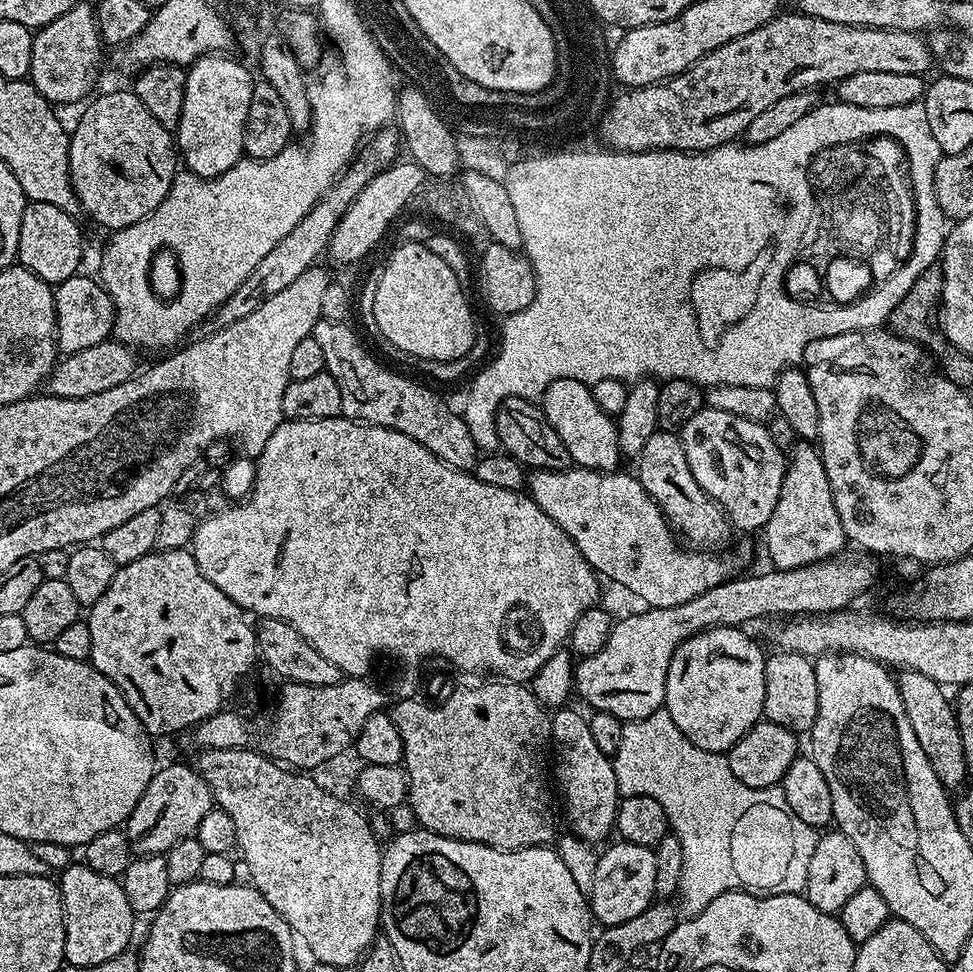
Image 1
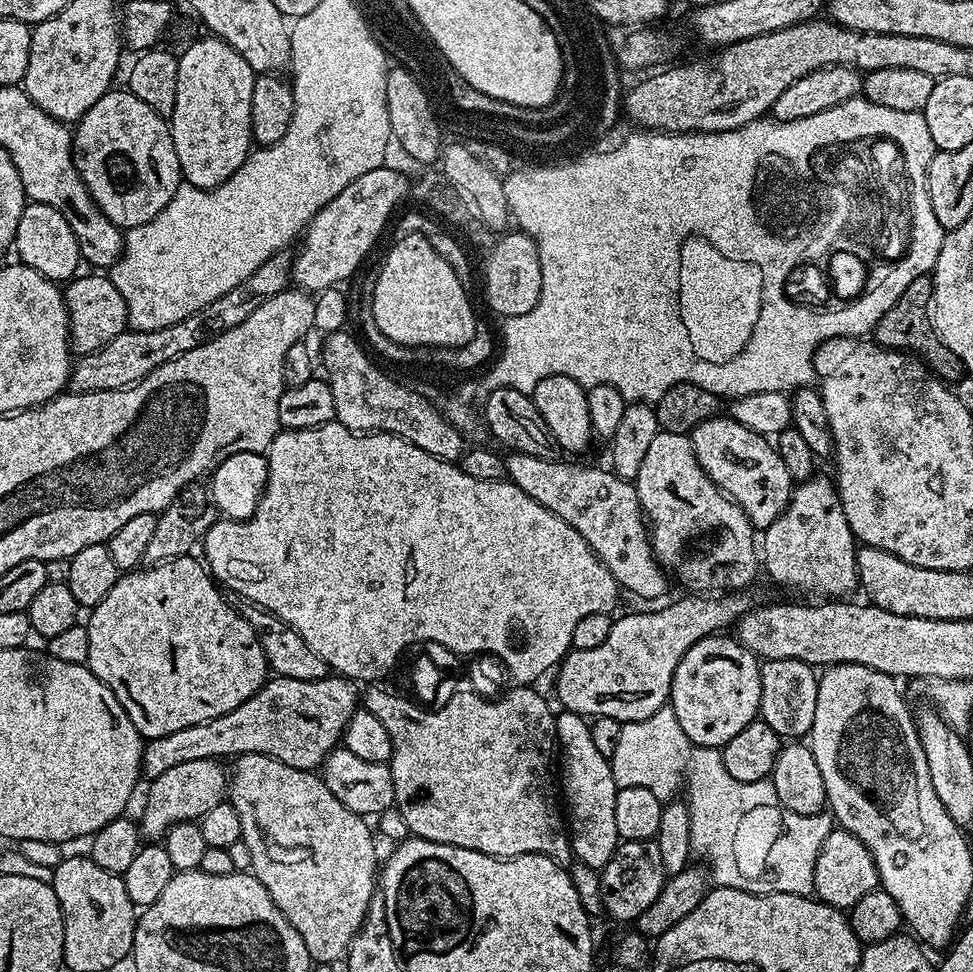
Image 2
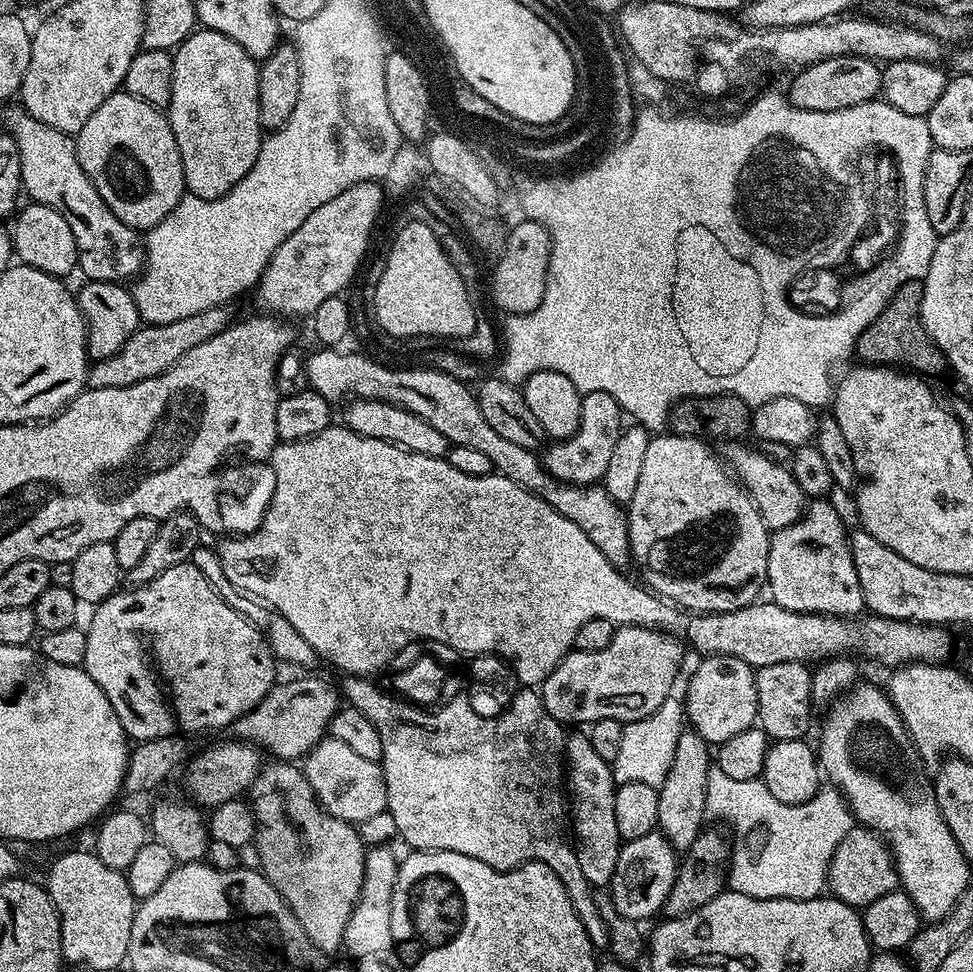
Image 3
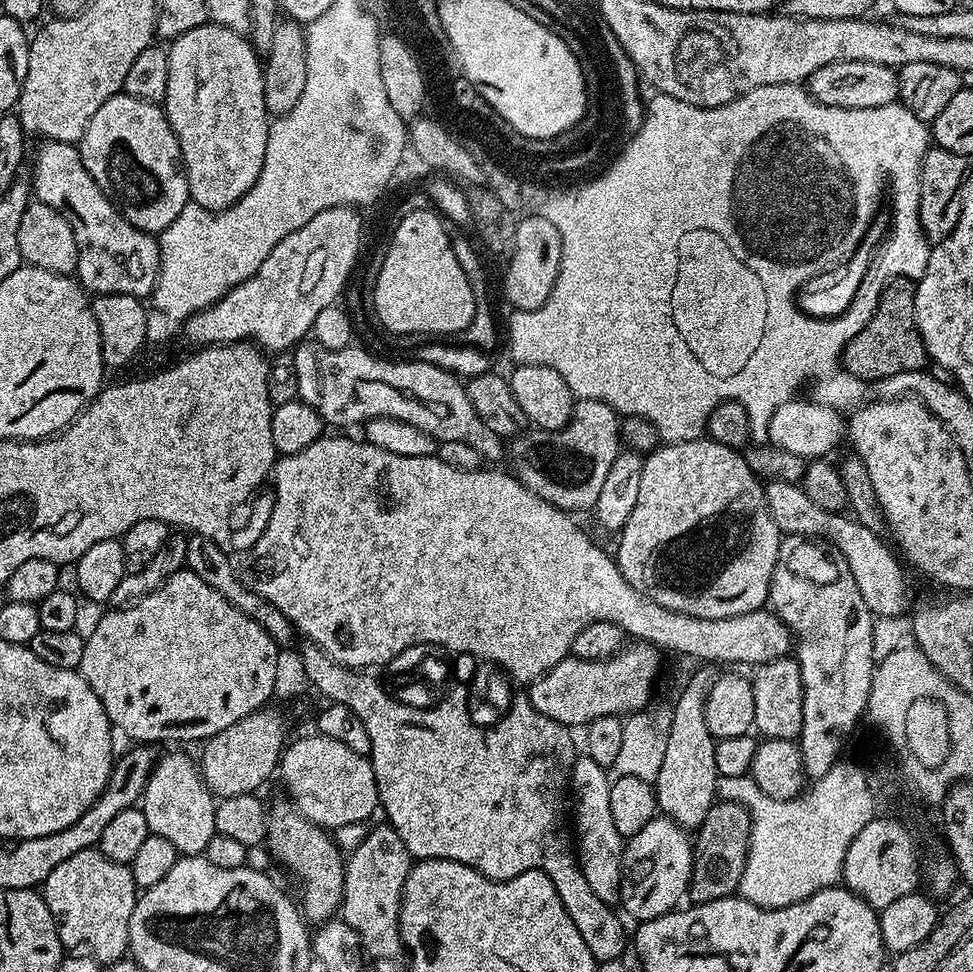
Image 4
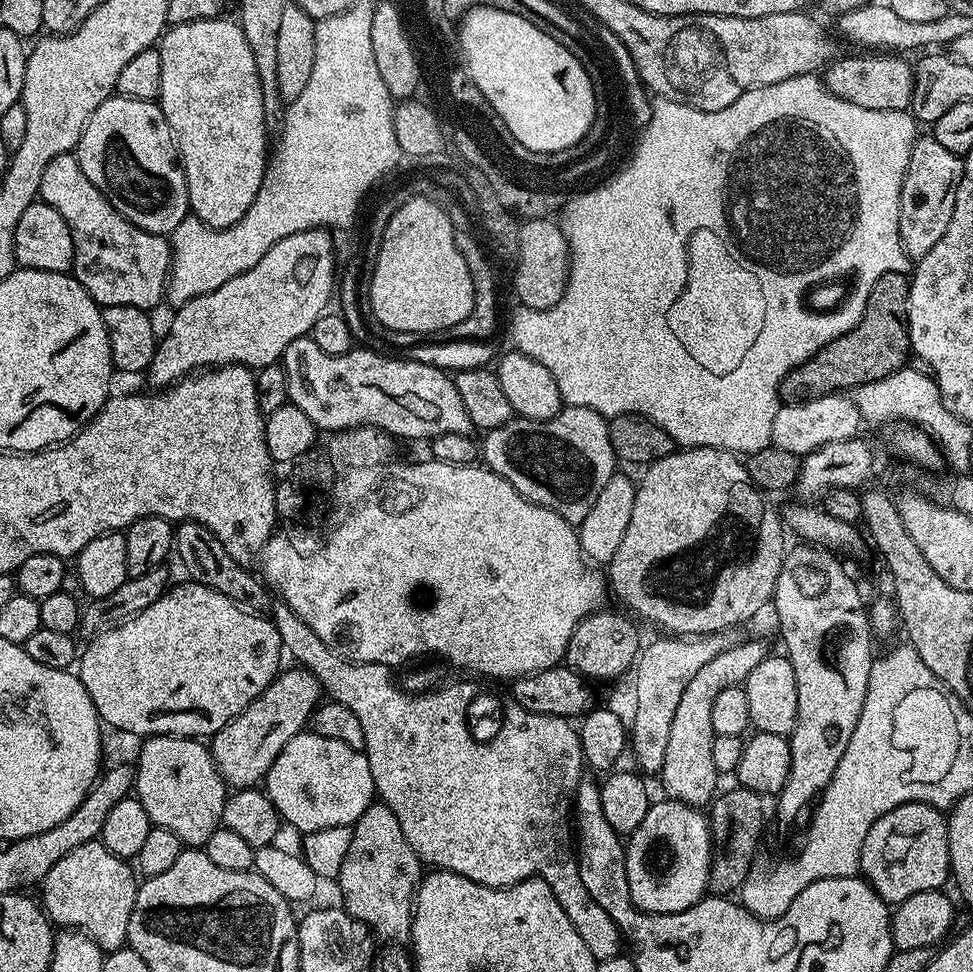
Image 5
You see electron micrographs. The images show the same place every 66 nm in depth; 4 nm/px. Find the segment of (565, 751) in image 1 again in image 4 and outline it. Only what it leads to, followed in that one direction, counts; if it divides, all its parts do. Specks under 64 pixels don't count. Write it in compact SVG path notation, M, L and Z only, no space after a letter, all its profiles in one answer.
M587 754L577 755L572 763L570 781L570 796L574 801L574 832L578 837L574 851L590 890L594 890L594 894L598 894L598 898L609 906L620 899L620 867L626 843L625 837L620 836L614 827L614 817L610 814L611 785L609 769L598 766L598 762Z

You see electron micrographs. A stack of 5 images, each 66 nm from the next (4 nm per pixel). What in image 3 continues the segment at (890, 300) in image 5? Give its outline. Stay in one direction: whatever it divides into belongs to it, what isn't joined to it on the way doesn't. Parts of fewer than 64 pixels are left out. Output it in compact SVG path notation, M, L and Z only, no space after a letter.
M911 280L897 288L886 310L882 310L879 318L866 326L866 330L862 330L856 340L855 355L860 355L859 359L865 364L907 366L913 373L924 378L933 378L932 376L940 376L946 372L944 353L938 350L920 321L920 303L923 297L924 286L919 280Z

